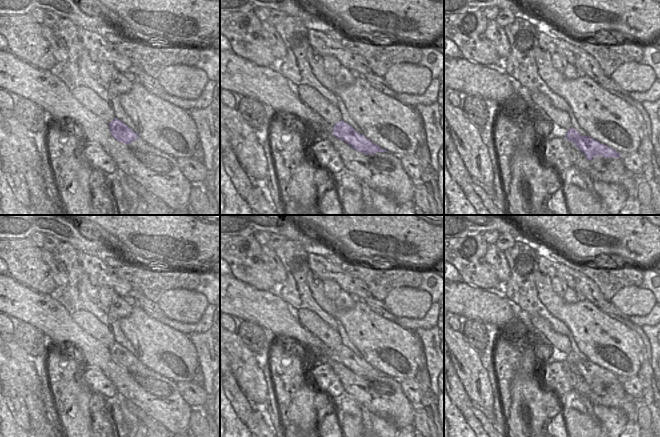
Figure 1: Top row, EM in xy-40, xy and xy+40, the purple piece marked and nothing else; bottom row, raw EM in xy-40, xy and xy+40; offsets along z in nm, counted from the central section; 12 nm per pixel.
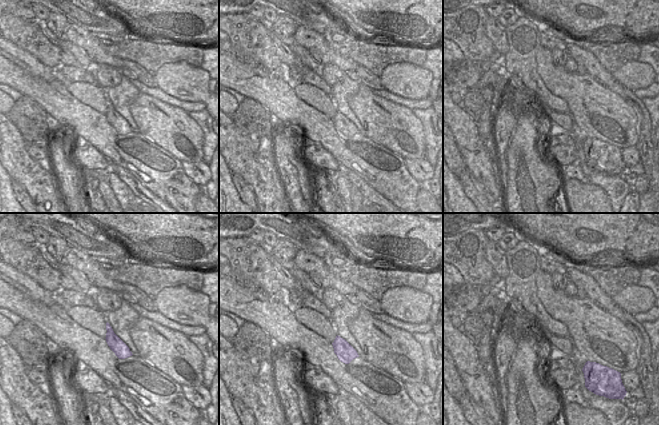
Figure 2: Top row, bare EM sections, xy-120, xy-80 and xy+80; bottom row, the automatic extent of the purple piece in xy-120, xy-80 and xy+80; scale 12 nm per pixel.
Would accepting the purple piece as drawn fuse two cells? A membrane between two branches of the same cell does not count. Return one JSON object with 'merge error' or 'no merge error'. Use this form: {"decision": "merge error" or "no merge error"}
{"decision": "no merge error"}

